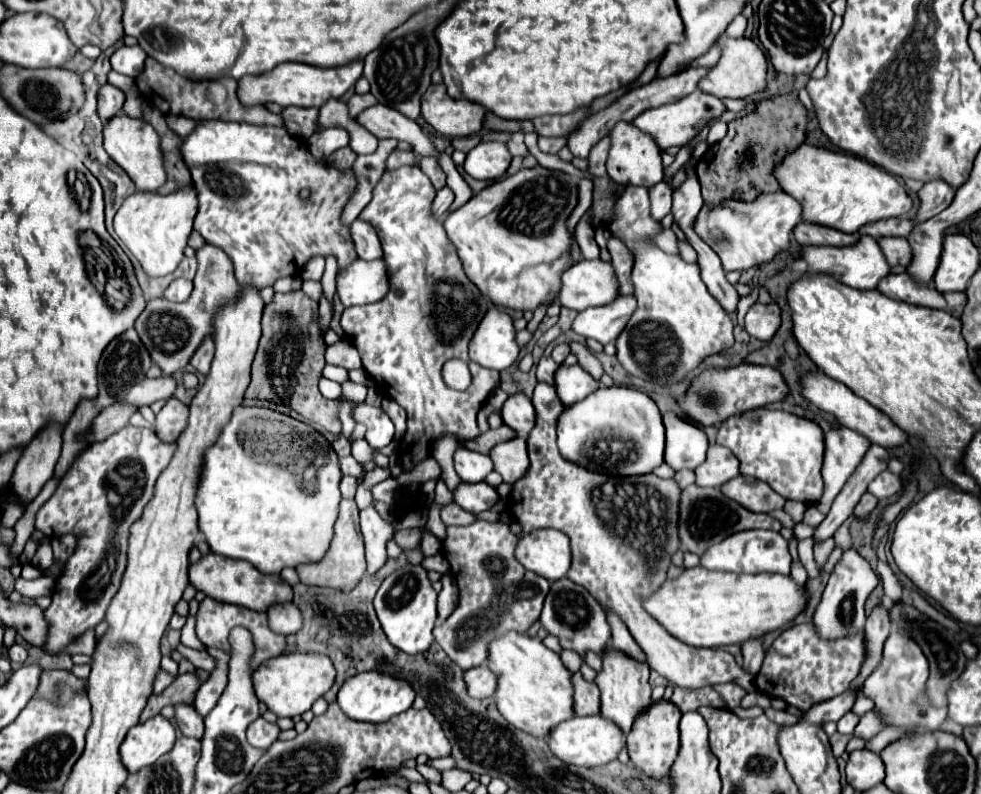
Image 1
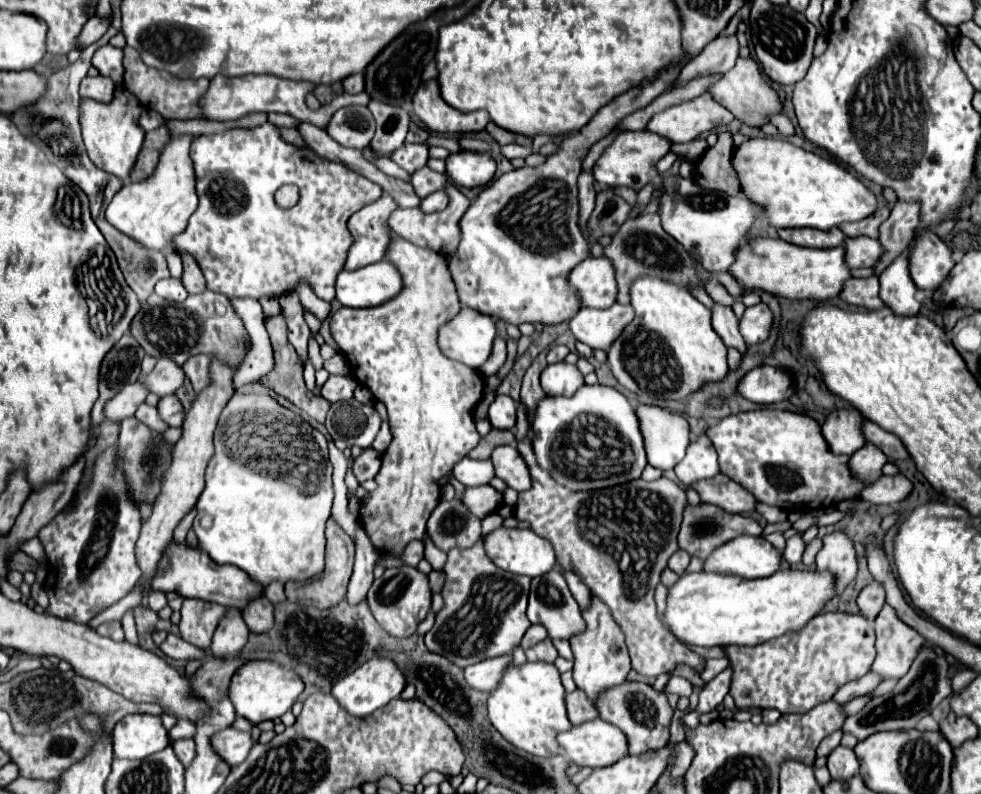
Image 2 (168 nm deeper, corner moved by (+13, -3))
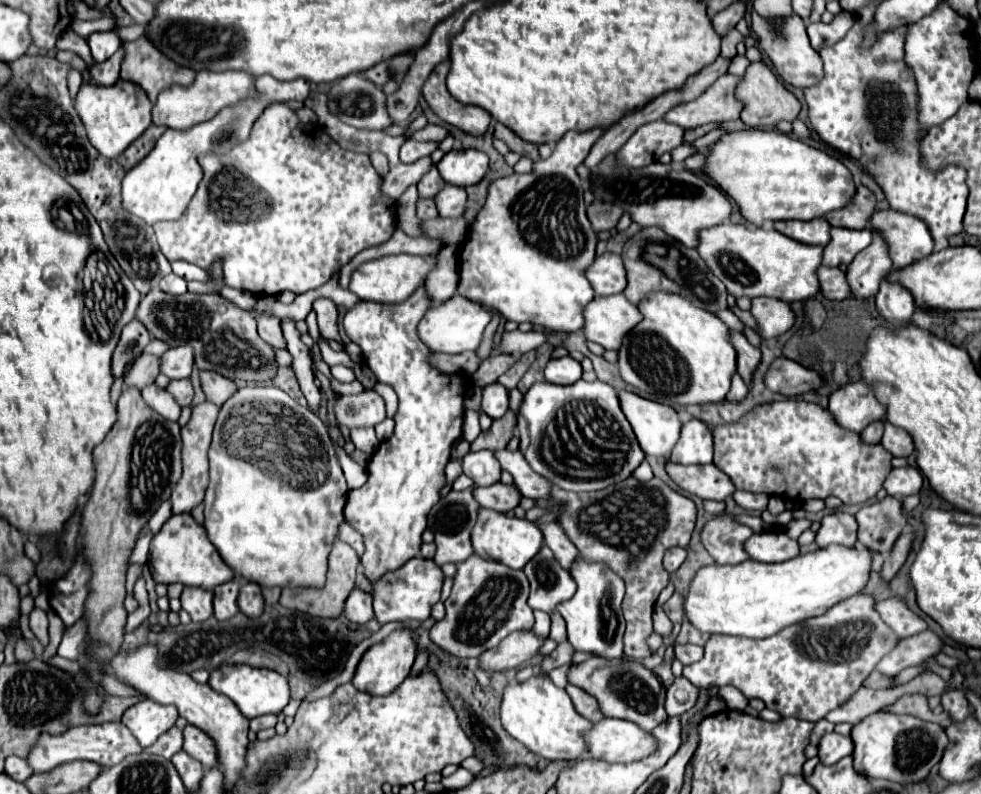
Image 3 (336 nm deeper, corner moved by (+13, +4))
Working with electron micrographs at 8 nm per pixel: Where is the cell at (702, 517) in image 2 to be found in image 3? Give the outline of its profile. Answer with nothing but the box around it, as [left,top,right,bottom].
[702,515,754,565]

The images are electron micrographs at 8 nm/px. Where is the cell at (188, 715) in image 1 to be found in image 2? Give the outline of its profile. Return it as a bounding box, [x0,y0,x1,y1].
[172,738,194,764]

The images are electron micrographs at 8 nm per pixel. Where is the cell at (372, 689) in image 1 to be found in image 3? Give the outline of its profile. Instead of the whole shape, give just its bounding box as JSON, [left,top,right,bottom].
[352,627,416,695]

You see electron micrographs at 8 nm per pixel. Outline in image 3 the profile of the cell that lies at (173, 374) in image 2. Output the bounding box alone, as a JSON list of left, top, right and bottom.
[162,345,194,379]

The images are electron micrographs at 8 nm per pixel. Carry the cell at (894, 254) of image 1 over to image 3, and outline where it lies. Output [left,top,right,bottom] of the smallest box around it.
[822,227,872,267]

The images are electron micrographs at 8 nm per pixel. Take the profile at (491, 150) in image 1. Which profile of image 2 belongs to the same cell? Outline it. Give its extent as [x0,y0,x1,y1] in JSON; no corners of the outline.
[446,150,496,188]

